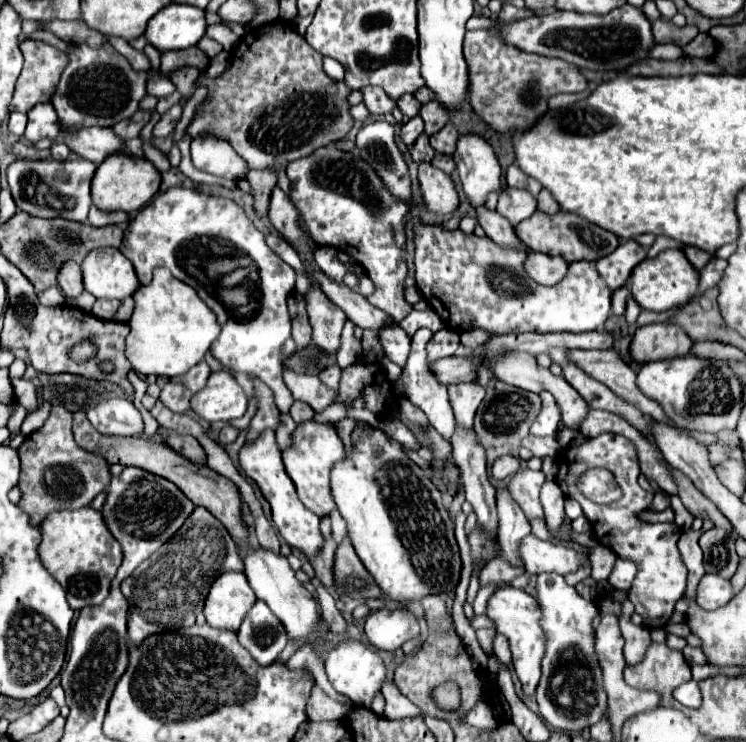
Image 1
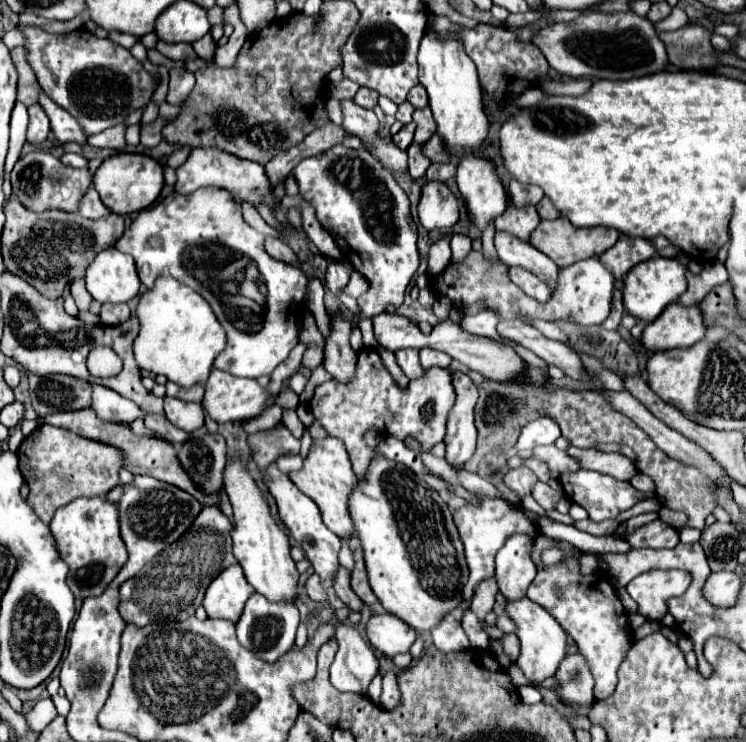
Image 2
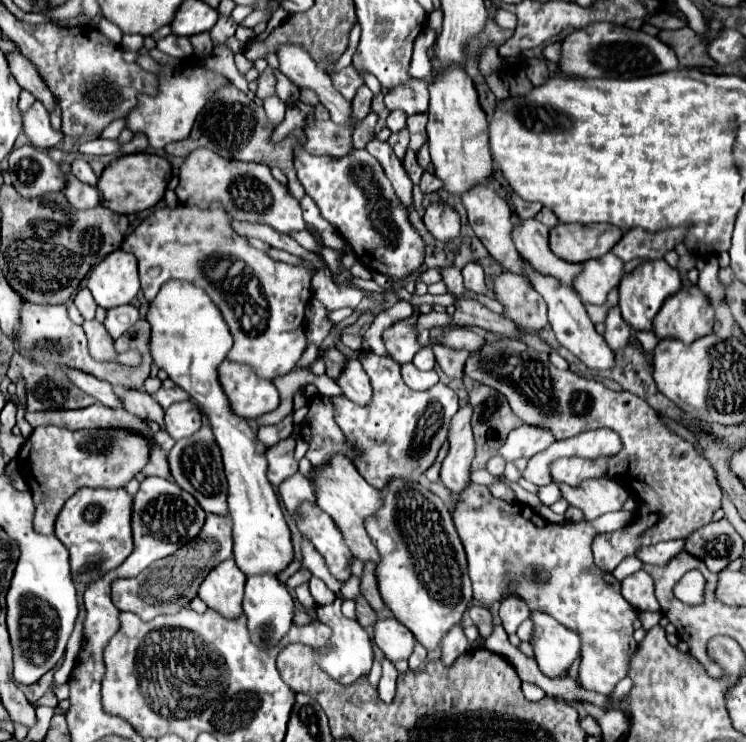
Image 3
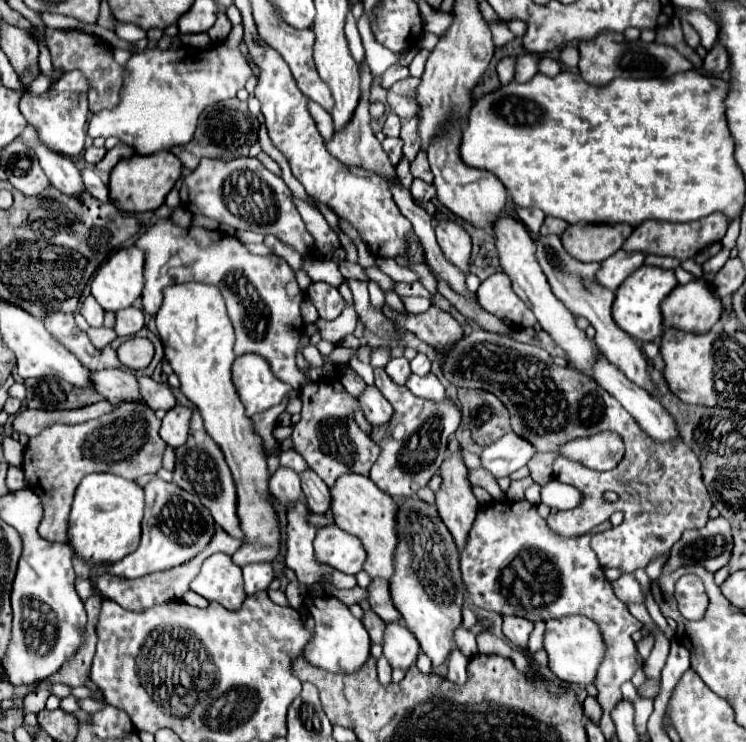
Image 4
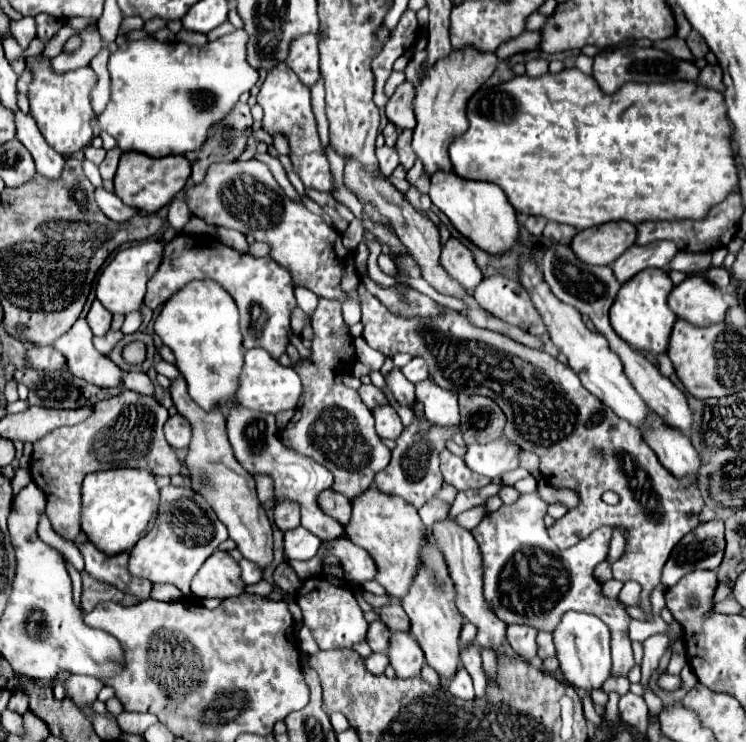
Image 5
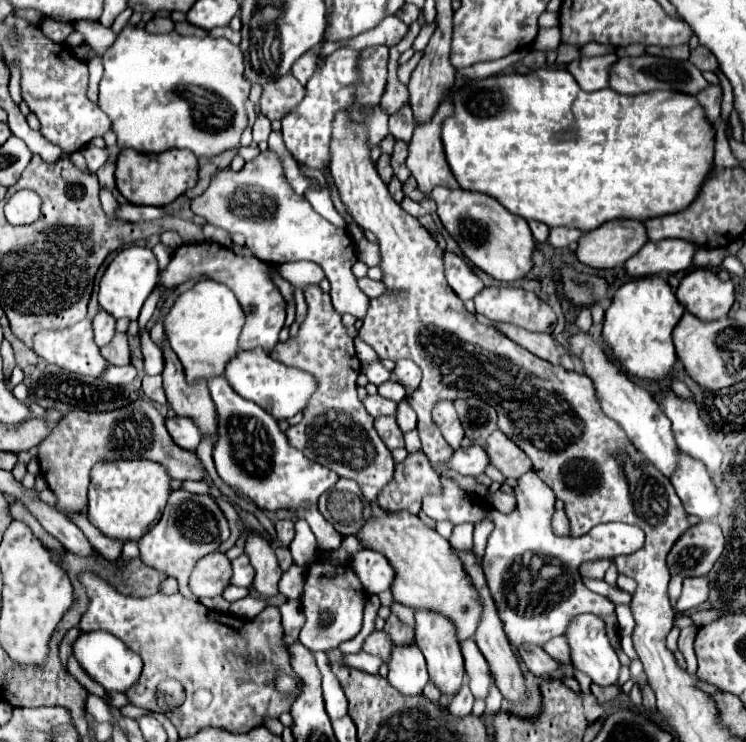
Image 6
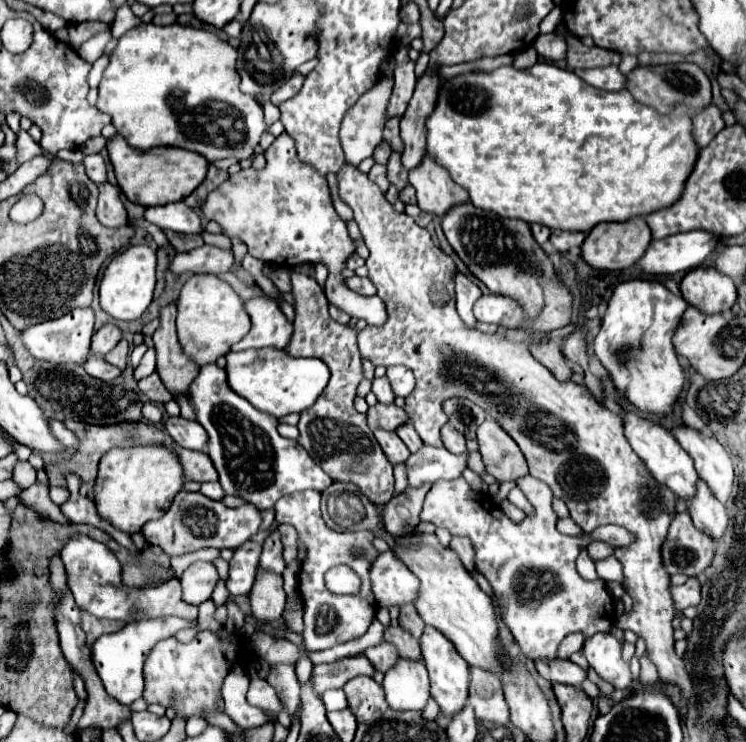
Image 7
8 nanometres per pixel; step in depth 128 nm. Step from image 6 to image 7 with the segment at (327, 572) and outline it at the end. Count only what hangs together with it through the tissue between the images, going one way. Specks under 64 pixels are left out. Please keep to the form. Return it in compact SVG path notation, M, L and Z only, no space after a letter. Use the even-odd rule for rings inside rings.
M296 492L292 496L280 498L274 510L276 510L276 522L292 524L298 530L298 538L308 548L306 560L302 562L302 572L300 572L300 594L304 600L304 624L306 624L304 628L306 650L308 652L326 650L336 644L362 636L376 614L376 600L372 596L370 580L368 580L368 568L378 554L376 548L372 546L374 534L372 532L336 532L328 528L320 514L320 492ZM354 548L358 548L362 554L354 556L352 552ZM340 564L350 566L358 574L362 582L358 594L334 594L326 588L324 572Z

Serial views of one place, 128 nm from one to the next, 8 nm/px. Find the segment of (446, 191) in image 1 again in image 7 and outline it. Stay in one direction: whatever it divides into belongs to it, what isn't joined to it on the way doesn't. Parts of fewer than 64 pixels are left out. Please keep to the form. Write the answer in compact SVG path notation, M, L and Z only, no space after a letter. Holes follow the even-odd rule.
M462 272L456 274L454 282L456 282L456 308L458 308L458 314L460 314L460 318L462 318L468 326L476 326L476 318L474 318L474 314L472 314L472 306L474 306L474 302L482 296L482 292L480 292L480 288L478 288L468 276L464 276Z

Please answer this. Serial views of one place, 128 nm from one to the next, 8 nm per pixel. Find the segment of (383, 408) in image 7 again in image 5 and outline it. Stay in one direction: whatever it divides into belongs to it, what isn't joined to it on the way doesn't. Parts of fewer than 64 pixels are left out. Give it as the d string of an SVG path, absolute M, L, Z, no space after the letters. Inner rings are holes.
M362 384L358 388L358 394L362 398L362 402L368 406L368 408L376 408L376 404L388 404L388 400L384 398L384 394L380 392L380 388L376 388L374 384Z

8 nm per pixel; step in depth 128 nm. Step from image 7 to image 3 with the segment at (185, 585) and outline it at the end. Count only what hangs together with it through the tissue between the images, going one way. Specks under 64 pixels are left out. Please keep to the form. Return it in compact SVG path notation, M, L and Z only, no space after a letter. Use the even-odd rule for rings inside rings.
M226 560L212 568L200 586L200 600L214 612L226 618L238 618L242 614L246 576L240 572L234 560Z

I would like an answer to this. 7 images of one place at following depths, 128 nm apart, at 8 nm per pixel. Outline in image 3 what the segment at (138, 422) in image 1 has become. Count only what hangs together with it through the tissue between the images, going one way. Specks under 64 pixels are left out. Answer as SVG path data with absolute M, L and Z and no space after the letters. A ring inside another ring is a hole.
M64 370L64 372L68 374L68 378L78 388L82 388L86 394L94 396L100 404L104 404L108 408L120 408L122 406L120 396L114 392L114 388L108 382L102 382L102 380L90 376L90 374L84 374L84 372L68 372L68 370Z

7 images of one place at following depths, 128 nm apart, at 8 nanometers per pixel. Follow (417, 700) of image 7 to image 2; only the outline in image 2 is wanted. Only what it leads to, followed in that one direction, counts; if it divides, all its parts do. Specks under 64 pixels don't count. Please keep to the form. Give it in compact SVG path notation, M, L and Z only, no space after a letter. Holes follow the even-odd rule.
M374 614L368 620L366 634L370 644L390 658L408 652L416 640L416 630L392 614Z

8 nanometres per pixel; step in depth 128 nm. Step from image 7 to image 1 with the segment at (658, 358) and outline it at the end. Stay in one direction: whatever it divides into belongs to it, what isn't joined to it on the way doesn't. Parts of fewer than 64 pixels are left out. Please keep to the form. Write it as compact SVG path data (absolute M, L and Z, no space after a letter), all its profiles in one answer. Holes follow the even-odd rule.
M664 250L656 258L646 258L640 262L630 278L630 290L634 300L644 308L652 312L664 312L674 306L686 304L690 298L698 292L698 278L700 274L696 268L688 262L682 250Z

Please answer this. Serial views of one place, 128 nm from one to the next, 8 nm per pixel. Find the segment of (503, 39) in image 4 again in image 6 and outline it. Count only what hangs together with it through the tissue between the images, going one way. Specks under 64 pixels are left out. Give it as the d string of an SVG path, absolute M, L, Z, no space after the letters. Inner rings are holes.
M540 28L538 36L532 42L532 50L556 50L560 46L558 28Z

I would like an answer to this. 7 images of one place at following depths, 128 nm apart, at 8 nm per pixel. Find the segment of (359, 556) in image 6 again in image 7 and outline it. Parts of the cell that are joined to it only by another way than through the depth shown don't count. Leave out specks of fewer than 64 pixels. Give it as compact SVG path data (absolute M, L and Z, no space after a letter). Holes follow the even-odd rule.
M390 550L378 554L372 562L370 582L378 606L412 604L418 592L416 576Z

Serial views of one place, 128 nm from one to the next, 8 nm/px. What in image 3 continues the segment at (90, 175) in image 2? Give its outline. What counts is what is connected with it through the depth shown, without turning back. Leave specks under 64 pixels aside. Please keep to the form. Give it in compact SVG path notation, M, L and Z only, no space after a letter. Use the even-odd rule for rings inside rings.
M30 144L10 152L8 172L16 192L28 200L46 192L60 192L66 184L58 162L54 162L46 152L32 148Z

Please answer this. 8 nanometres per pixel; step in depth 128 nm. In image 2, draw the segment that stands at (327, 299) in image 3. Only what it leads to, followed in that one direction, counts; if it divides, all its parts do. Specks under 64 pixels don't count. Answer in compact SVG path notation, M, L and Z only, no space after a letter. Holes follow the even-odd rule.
M352 272L348 286L344 288L346 294L350 294L352 298L360 298L364 292L368 290L368 280L364 280L364 276L360 276L360 272Z

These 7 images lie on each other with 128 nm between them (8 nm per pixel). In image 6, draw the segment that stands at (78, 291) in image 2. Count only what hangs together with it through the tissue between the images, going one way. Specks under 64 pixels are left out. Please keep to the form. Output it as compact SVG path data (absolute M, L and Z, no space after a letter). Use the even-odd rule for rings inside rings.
M98 310L98 314L92 320L92 328L94 328L94 342L98 346L104 346L112 340L114 336L114 316L110 316L106 310Z

